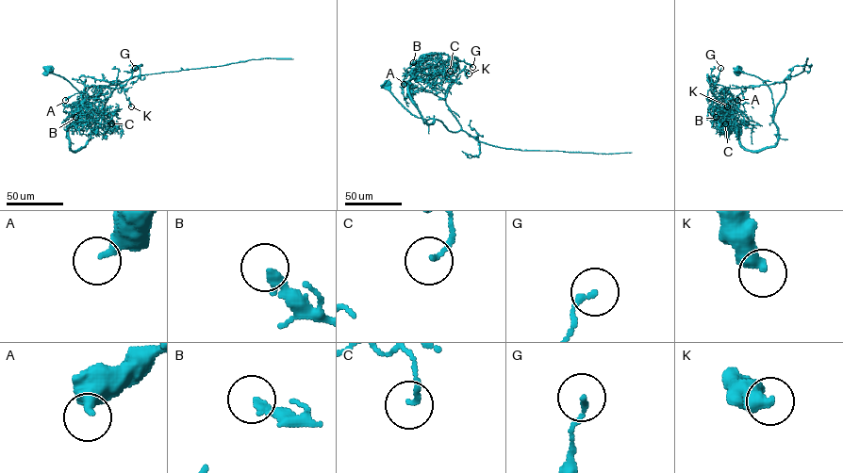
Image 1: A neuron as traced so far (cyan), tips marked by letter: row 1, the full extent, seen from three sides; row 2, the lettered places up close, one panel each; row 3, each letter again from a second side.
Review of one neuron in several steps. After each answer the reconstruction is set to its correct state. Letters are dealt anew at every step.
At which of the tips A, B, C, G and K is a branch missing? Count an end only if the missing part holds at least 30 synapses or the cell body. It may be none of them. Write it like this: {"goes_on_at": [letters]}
{"goes_on_at": []}

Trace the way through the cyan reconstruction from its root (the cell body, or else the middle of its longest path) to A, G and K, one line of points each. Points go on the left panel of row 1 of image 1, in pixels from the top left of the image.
A: (49, 70), (77, 89), (95, 122), (110, 93), (123, 82), (90, 87), (65, 100)
G: (49, 70), (77, 89), (96, 122), (110, 93), (123, 82), (107, 87), (121, 88), (135, 68)
K: (49, 70), (77, 89), (95, 122), (110, 93), (123, 82), (110, 85), (107, 88), (124, 89), (131, 106)

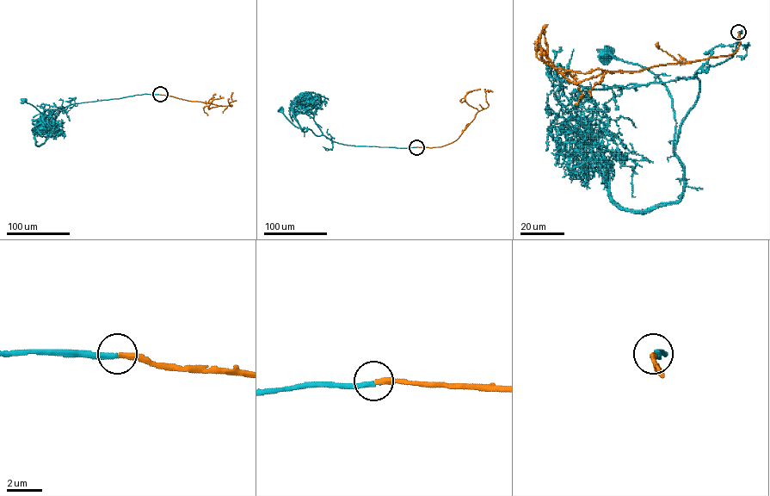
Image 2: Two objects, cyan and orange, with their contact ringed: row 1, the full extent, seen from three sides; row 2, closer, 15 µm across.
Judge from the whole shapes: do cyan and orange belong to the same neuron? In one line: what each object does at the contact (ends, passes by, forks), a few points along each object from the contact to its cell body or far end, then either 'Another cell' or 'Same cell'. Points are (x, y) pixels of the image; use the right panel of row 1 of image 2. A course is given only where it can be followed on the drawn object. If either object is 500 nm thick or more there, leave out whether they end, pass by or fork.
At the ring cyan ends. At the ring orange ends. Course of cyan: (738, 32), (735, 52), (696, 75), (698, 99), (680, 127), (674, 154), (667, 88), (649, 70), (605, 52). Course of orange: (738, 32), (740, 43), (730, 55), (659, 65), (637, 71), (604, 71), (576, 83), (559, 72), (535, 42). Same cell

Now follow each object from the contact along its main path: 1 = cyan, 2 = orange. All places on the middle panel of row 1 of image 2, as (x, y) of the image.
1: (416, 147), (339, 143), (323, 134), (316, 135), (310, 129), (295, 127), (281, 108)
2: (416, 147), (440, 146), (456, 140), (477, 111), (466, 102), (465, 96), (480, 89)

